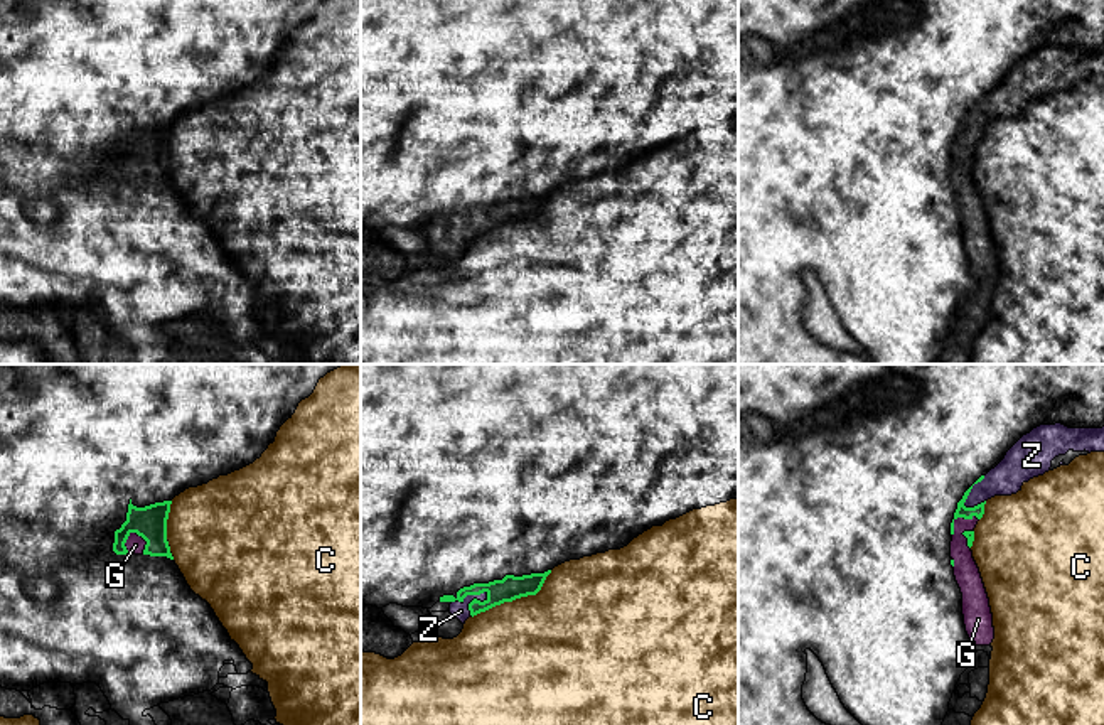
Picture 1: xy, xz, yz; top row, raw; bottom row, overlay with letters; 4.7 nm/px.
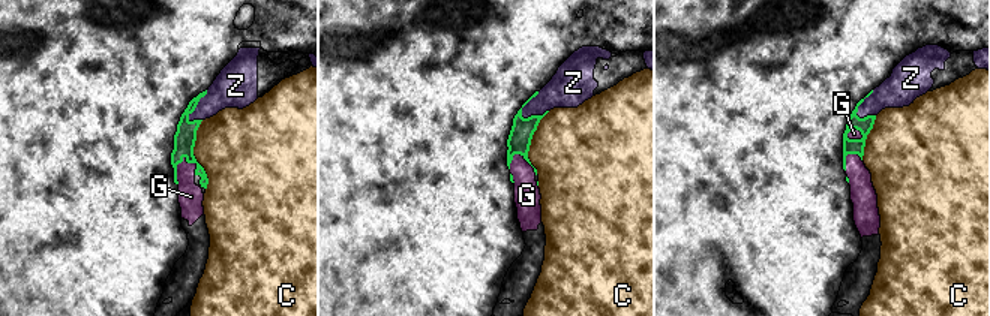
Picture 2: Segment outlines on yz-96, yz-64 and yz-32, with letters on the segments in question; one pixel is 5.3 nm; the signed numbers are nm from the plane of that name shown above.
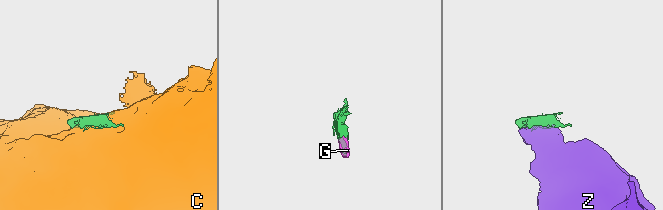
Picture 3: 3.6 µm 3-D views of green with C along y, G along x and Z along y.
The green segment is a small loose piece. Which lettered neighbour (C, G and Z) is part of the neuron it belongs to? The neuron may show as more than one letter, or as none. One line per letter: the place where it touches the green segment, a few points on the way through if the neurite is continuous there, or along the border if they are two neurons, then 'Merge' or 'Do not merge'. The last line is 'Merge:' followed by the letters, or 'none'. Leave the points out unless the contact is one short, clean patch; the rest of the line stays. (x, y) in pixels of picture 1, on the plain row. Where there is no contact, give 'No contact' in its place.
C: Touches green at xz (514, 221). Do not merge
G: Touches green at xy (144, 161). Merge
Z: Touches green at xz (472, 216). Merge
Merge: G, Z

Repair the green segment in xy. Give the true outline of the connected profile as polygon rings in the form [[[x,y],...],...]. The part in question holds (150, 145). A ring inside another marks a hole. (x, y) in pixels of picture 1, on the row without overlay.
[[[172,123],[145,130],[128,126],[126,143],[115,153],[111,174],[116,177],[150,177],[174,182],[167,164],[167,142]]]

